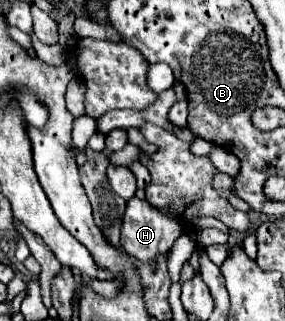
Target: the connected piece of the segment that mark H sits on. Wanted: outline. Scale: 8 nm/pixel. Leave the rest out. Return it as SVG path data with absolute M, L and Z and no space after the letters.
M137 197L127 201L127 211L121 225L121 247L127 255L139 259L141 263L155 263L157 255L165 255L181 233L183 233L183 227L171 221L171 217L165 217L161 209L153 209L149 201L141 201Z

